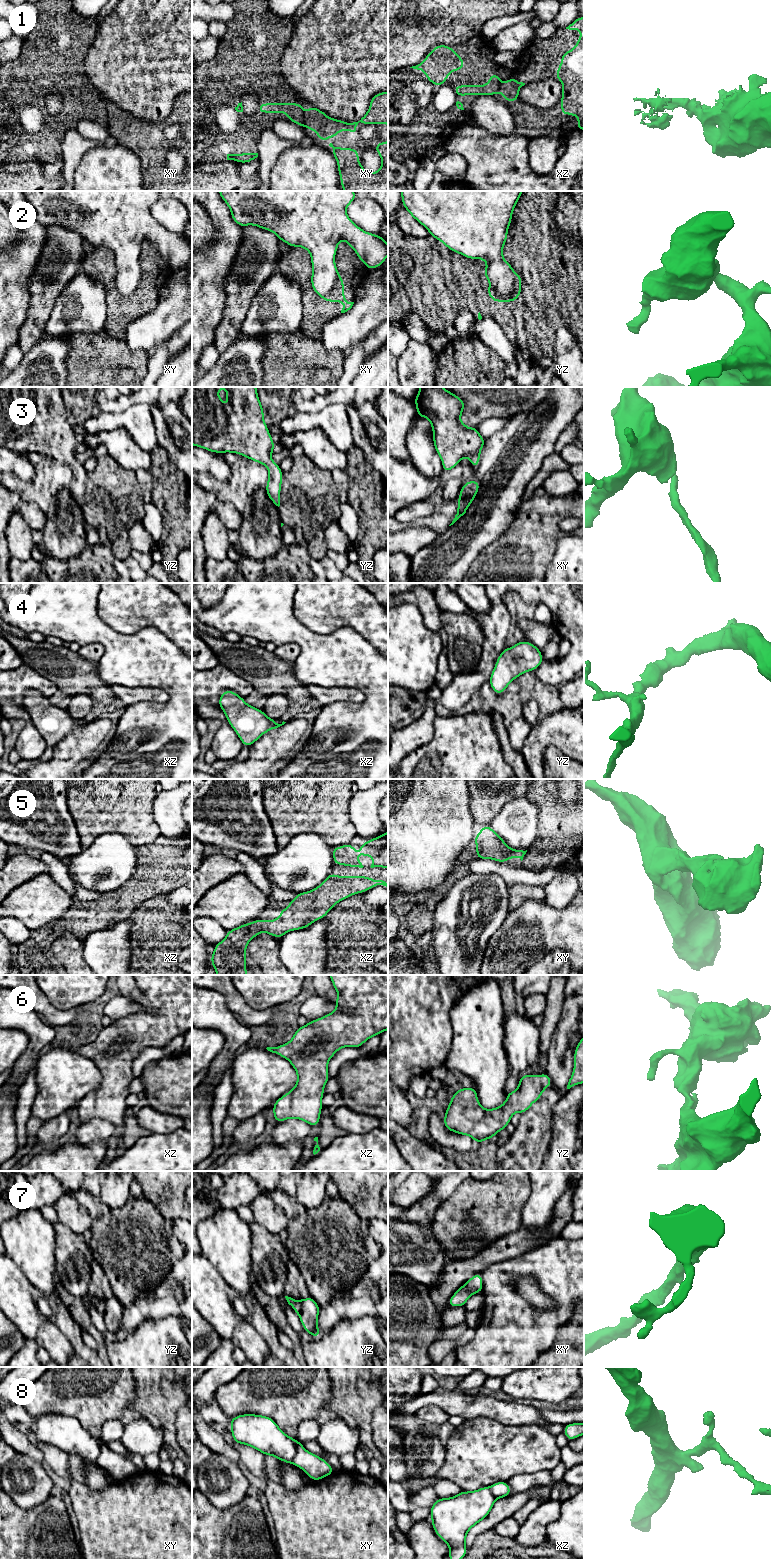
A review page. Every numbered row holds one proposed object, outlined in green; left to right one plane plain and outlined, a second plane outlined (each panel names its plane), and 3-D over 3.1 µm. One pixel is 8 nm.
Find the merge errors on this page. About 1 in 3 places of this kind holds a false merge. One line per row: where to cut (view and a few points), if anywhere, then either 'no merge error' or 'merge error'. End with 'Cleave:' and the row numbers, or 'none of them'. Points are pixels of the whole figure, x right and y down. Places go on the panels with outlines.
1: cut in xy along (302, 111), (303, 126); merge error
2: cut in yz along (514, 271), (514, 289), (510, 293), (500, 294), (490, 285); merge error
3: no cut; no merge error
4: no cut; no merge error
5: no cut; no merge error
6: no cut; no merge error
7: no cut; no merge error
8: cut in xy along (297, 1441), (296, 1453), (291, 1462); merge error
Cleave: 1, 2, 8

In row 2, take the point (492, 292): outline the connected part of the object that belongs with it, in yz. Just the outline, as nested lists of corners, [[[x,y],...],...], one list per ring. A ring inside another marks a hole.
[[[514,271],[514,282],[515,282],[515,289],[509,295],[502,295],[500,294],[495,288],[490,286],[486,289],[488,296],[492,299],[493,302],[515,302],[516,299],[521,295],[521,283],[522,283],[522,276],[517,274]]]

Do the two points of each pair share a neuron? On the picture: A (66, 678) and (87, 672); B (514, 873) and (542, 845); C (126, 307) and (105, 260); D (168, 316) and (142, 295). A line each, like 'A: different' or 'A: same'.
A: same
B: different
C: same
D: different

